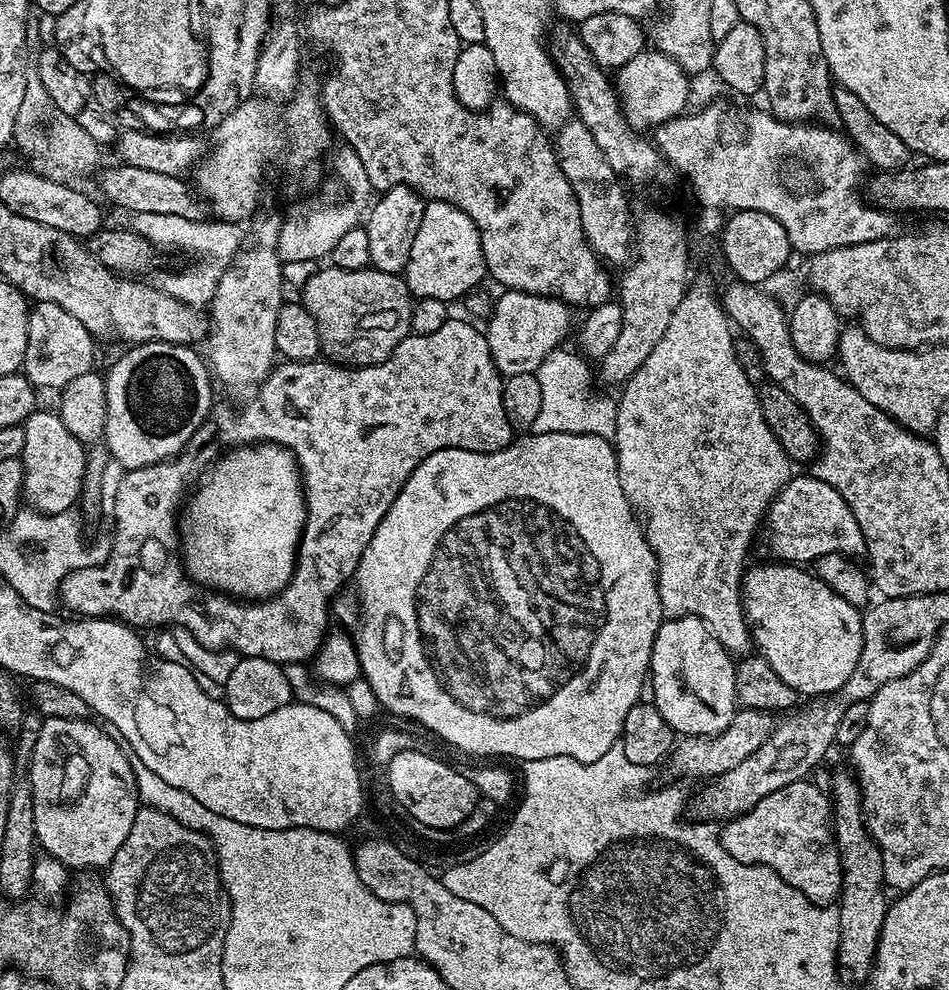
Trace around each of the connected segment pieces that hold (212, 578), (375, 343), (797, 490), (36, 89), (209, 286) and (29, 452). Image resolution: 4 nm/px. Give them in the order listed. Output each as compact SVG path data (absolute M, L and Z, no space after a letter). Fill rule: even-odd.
M275 442L252 447L256 448L240 448L222 457L178 516L178 540L184 543L182 564L187 575L197 585L209 584L209 589L233 598L287 589L301 540L270 538L292 538L298 526L304 526L305 489L296 457Z
M327 266L316 272L304 284L302 302L306 310L318 322L318 334L323 355L333 364L349 368L367 368L370 364L381 364L396 349L405 336L413 331L412 303L414 297L408 290L403 275L394 272L383 272L374 267L362 270L342 270Z
M793 475L772 501L770 516L776 519L776 532L780 535L780 549L775 556L777 561L814 562L820 556L835 552L849 558L865 555L866 541L858 526L858 518L854 518L842 494L838 494L834 486L822 482L817 476Z
M34 4L29 5L26 22L26 46L29 52L26 68L26 89L22 96L22 103L18 106L17 117L14 120L12 139L15 147L19 147L24 153L35 160L33 167L41 176L58 182L59 185L68 186L72 190L84 194L101 208L107 205L105 192L102 191L99 179L94 177L97 164L100 160L101 145L85 132L82 126L56 110L52 98L48 96L39 74L40 50L43 49L42 28L38 18L41 12ZM50 123L50 127L48 124ZM96 168L96 169L95 169ZM93 174L92 178L90 176Z
M141 212L135 213L131 220L131 227L135 232L146 238L157 249L173 248L176 252L189 252L190 255L200 259L197 264L192 264L181 272L168 272L158 280L158 287L163 292L178 298L178 302L186 302L199 309L211 305L222 274L228 269L228 265L235 261L237 252L246 243L246 228L240 222L215 218L191 220L178 218L178 214L142 214Z
M37 410L24 421L22 427L24 430L24 445L18 458L24 463L23 499L27 503L29 500L33 504L31 507L37 513L46 516L58 515L60 512L75 509L81 499L84 471L87 468L86 448L81 437L69 425L64 424L60 415L55 411L43 412L43 410Z

